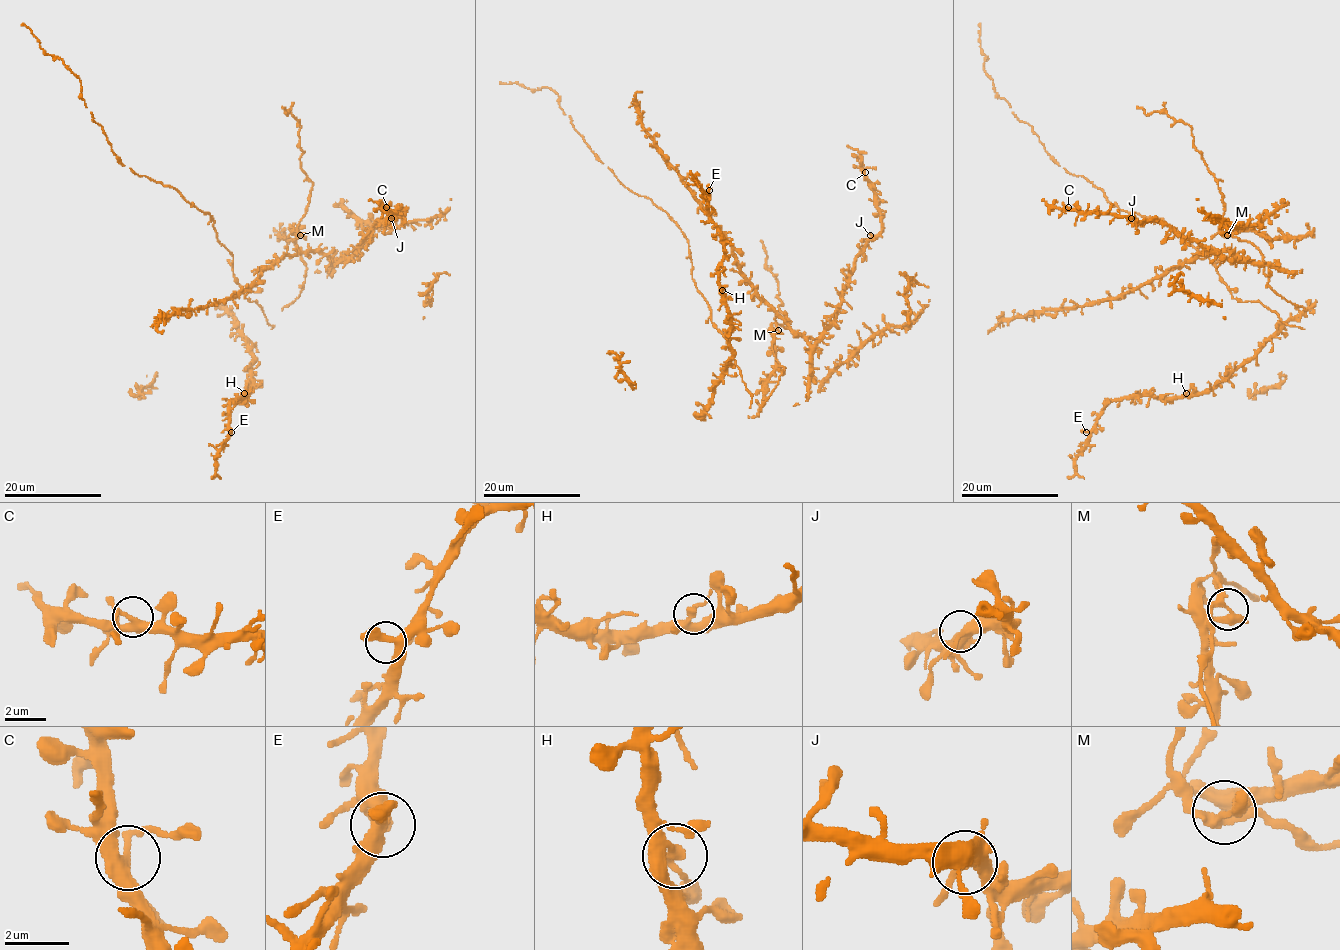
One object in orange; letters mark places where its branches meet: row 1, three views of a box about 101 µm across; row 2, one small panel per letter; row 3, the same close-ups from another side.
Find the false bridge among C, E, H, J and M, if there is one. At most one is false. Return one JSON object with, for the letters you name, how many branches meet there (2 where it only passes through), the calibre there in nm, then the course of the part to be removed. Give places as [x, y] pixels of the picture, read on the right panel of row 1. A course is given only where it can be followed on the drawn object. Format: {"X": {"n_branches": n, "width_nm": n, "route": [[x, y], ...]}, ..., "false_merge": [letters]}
{"M": {"n_branches": 3, "width_nm": 320, "route": [[1226, 235], [1219, 224], [1224, 213], [1218, 181], [1192, 144], [1190, 127], [1164, 112], [1146, 114], [1136, 106]]}, "false_merge": ["M"]}

